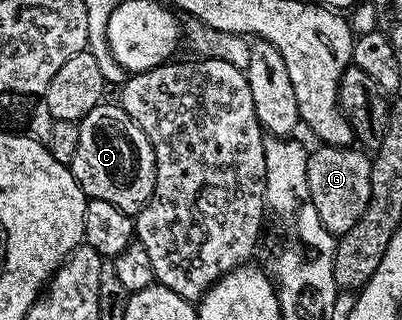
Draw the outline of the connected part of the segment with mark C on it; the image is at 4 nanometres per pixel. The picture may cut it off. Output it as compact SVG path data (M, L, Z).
M118 104L96 106L80 119L78 152L70 167L76 183L88 198L106 200L114 208L133 216L150 200L156 183L156 157L150 140Z

